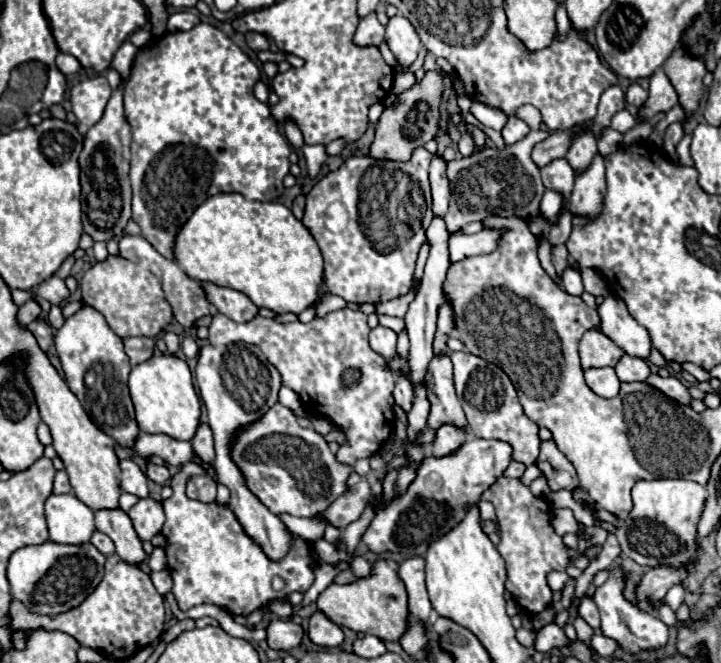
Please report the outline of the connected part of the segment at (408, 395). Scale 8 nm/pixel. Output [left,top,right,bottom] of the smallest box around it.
[394,375,414,413]

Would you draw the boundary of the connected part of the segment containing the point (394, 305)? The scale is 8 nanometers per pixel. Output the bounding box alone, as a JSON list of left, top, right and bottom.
[376,285,418,317]

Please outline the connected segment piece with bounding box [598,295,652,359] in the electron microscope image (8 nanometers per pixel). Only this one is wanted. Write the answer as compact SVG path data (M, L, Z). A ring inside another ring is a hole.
M606 297L598 307L602 333L610 337L626 355L648 359L652 351L652 341L648 331L632 319L628 307L618 297Z

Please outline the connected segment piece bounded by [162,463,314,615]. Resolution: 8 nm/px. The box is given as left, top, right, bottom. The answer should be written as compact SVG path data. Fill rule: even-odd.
M182 465L182 469L170 479L170 487L174 491L172 497L162 503L166 513L166 523L162 529L162 535L166 537L164 549L168 557L168 571L174 579L172 593L178 601L178 607L188 611L194 605L210 603L226 609L232 615L248 615L272 599L286 599L294 591L306 593L314 583L312 543L296 537L296 545L292 545L292 553L288 553L284 561L268 561L264 551L244 537L244 529L240 529L236 517L232 517L228 505L218 505L216 501L200 503L186 497L188 477L202 473L202 465ZM276 575L286 581L282 591L272 589L272 577Z

